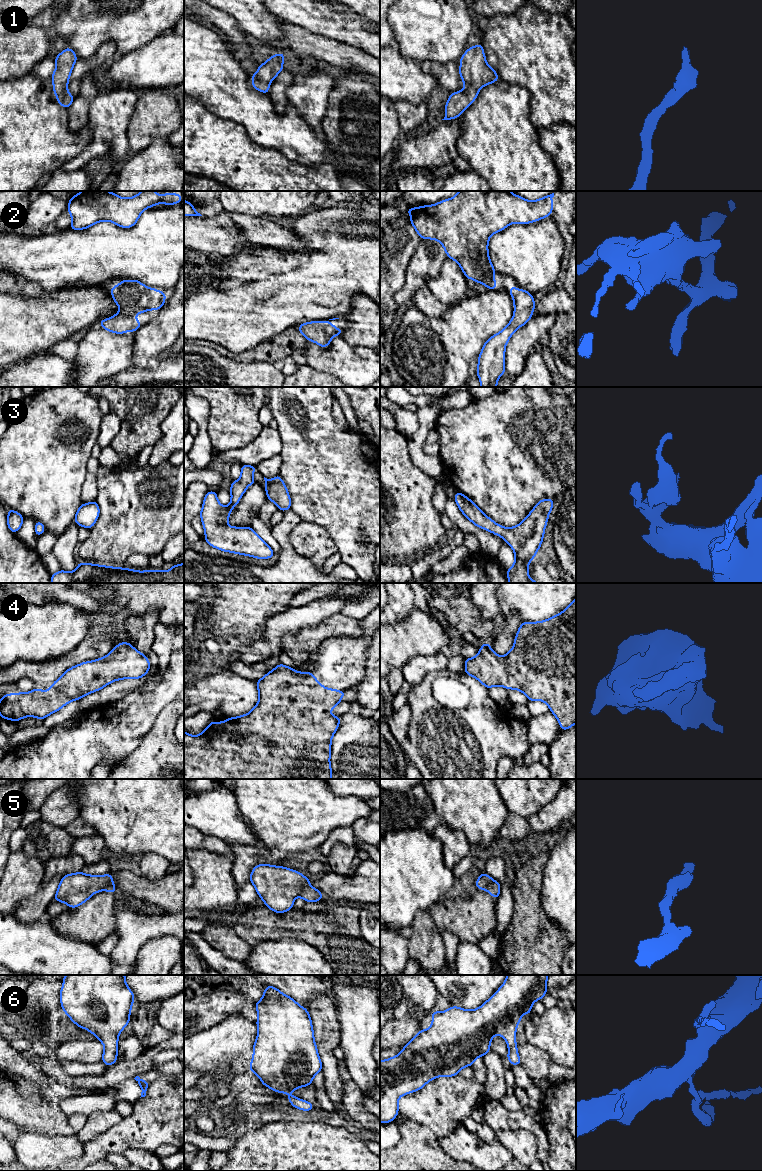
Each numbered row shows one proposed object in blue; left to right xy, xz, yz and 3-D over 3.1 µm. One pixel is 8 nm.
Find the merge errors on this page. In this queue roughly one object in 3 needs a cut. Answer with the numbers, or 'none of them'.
5

